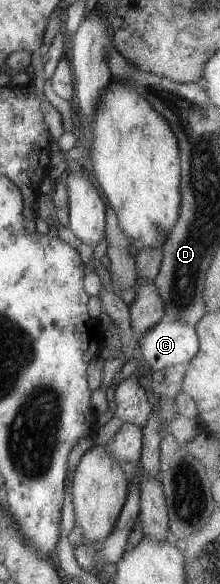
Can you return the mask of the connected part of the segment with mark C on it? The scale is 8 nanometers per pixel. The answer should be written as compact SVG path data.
M166 317L138 337L137 342L142 358L153 372L179 364L187 366L200 345L195 326Z

